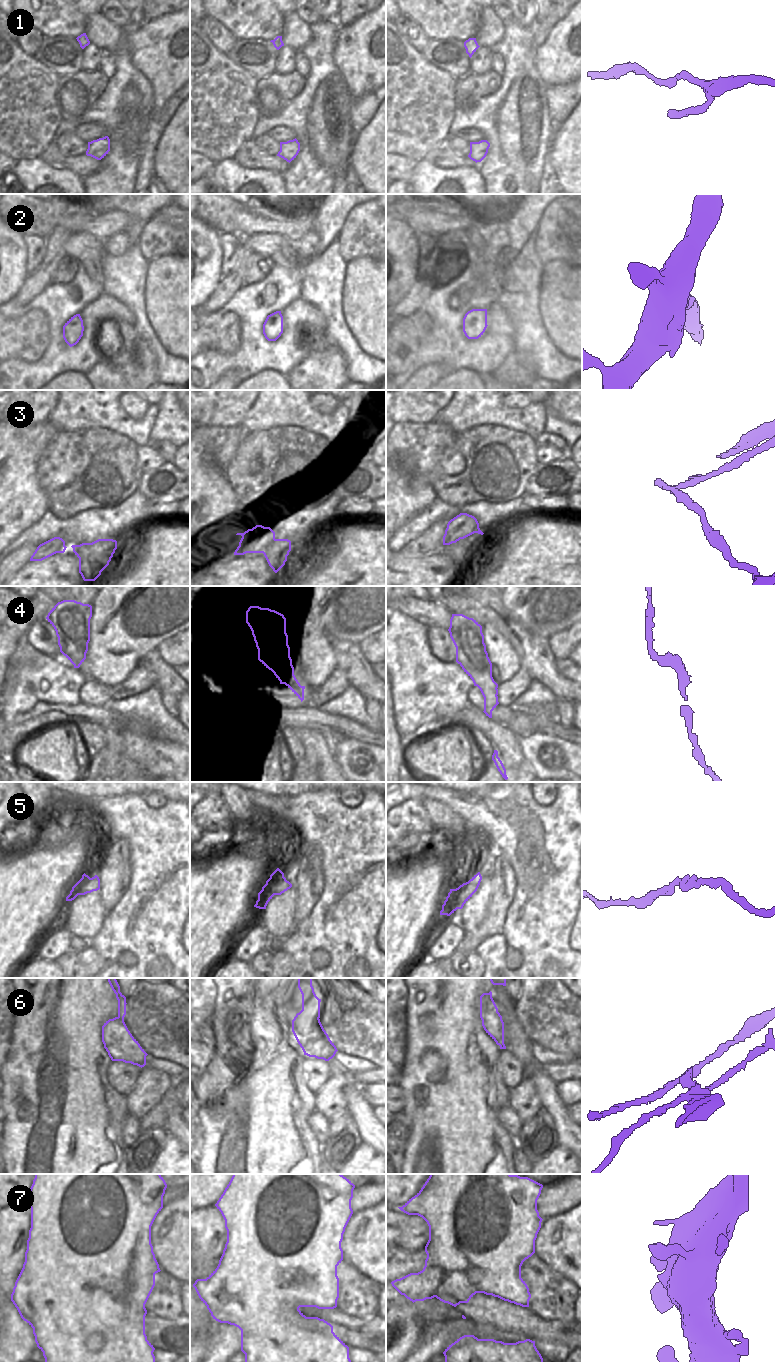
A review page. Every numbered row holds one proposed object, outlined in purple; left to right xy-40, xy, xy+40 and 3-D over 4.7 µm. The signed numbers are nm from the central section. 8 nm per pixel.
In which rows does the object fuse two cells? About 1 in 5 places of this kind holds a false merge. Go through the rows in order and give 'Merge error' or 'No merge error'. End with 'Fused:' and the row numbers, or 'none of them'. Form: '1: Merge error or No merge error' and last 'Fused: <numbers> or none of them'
1: No merge error
2: No merge error
3: Merge error
4: No merge error
5: No merge error
6: Merge error
7: No merge error
Fused: 3, 6.

